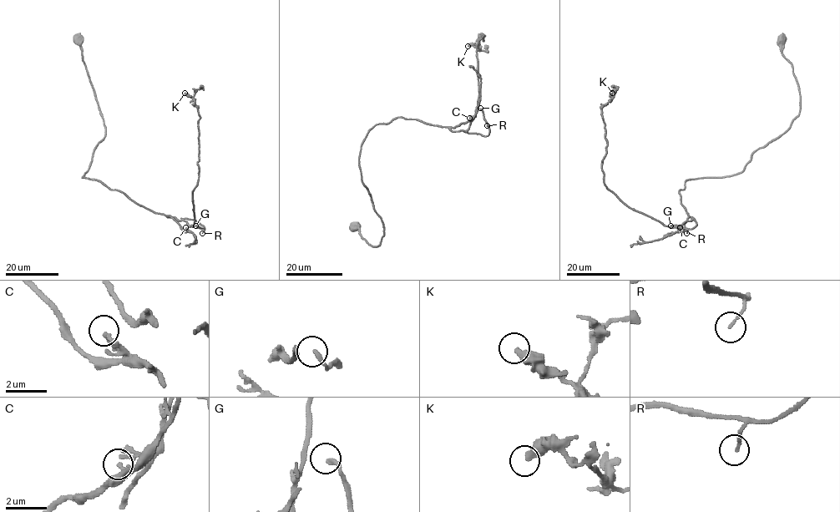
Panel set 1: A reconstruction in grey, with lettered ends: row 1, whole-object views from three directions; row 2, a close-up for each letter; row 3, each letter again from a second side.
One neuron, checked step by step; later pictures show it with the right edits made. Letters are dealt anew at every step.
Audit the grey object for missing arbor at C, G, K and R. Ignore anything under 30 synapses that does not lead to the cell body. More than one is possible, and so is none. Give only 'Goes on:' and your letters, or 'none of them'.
Goes on: none of them

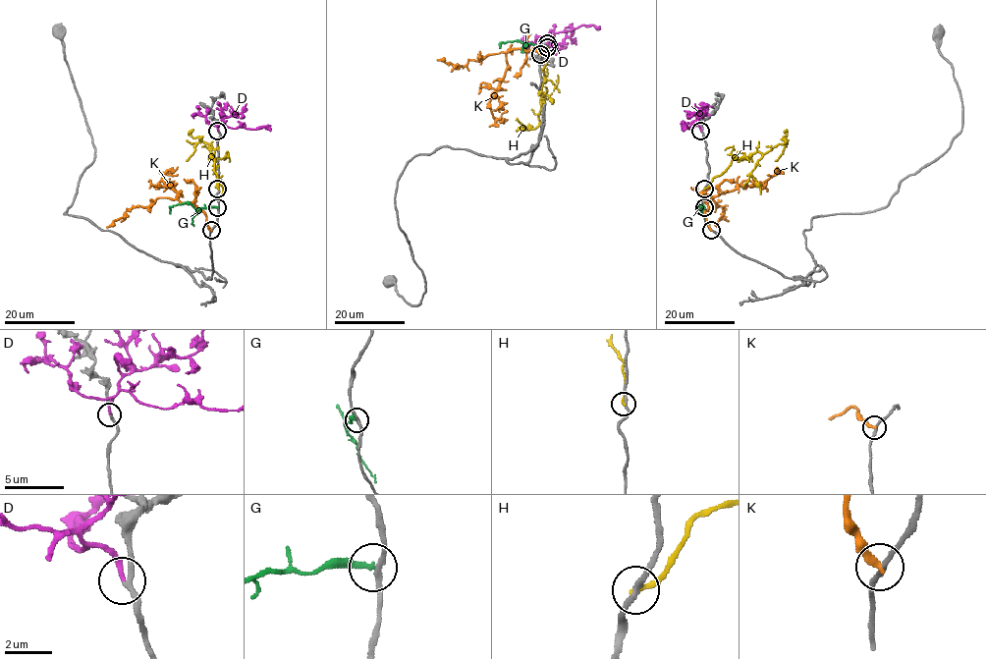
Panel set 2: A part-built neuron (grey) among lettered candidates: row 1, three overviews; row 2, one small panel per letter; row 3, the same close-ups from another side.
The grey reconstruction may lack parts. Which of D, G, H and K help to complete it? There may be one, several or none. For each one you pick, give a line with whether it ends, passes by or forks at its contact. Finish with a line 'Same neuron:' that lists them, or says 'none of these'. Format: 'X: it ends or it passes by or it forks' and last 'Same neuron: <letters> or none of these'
D: it ends
Same neuron: D

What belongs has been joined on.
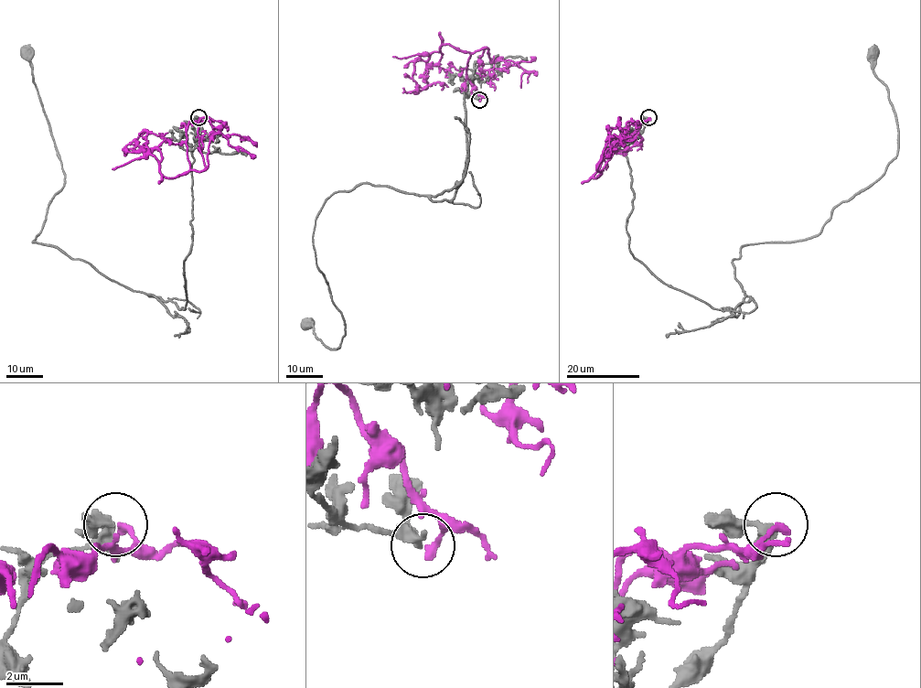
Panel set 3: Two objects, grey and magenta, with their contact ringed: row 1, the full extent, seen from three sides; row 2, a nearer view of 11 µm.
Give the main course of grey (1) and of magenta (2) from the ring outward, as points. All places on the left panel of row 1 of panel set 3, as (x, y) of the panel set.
1: (198, 118), (185, 133), (194, 162), (184, 309), (32, 241), (64, 186), (64, 173), (27, 54)
2: (199, 117), (188, 123), (190, 168), (172, 178), (146, 147), (123, 150)

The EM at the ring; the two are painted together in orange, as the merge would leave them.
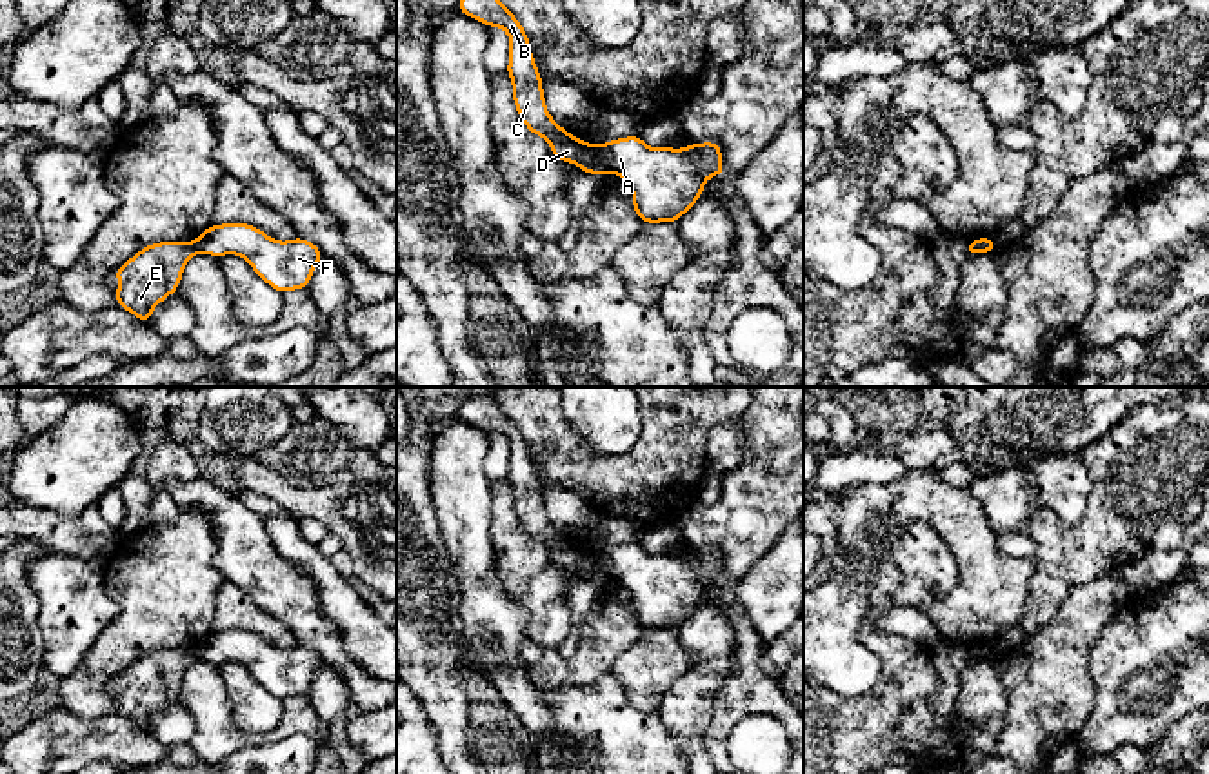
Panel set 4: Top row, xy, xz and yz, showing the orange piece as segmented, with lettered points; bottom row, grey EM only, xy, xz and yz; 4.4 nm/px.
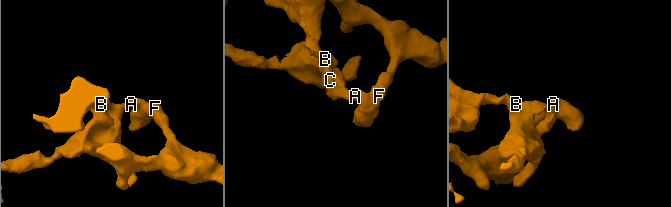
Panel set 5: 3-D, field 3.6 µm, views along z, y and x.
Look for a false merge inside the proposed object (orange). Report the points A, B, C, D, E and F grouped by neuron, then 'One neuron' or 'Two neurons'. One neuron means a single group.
Groups: A F / B C D E. Two neurons

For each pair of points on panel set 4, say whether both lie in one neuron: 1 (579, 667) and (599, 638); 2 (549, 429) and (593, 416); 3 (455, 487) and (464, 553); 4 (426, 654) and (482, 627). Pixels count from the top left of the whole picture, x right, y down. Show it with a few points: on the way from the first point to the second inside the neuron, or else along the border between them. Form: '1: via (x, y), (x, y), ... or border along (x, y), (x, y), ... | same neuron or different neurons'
1: via (586, 660), (599, 645) | same neuron
2: border along (560, 406), (566, 422), (600, 453) | different neurons
3: via (462, 504), (464, 536) | same neuron
4: border along (459, 595), (459, 644), (473, 671) | different neurons

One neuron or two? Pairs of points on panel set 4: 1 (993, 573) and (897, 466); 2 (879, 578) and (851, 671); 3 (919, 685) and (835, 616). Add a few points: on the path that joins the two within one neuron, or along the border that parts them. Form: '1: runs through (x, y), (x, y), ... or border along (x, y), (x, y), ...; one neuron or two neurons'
1: border along (908, 467), (902, 475), (889, 480), (862, 482); two neurons
2: runs through (855, 602), (848, 609), (848, 647); one neuron
3: border along (866, 618), (859, 640), (879, 660), (880, 671); two neurons

